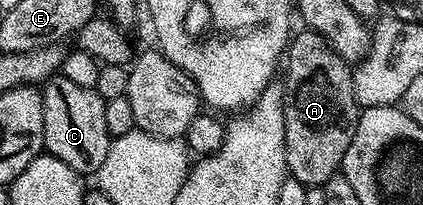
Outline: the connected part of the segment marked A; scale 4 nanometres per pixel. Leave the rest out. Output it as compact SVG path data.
M304 28L303 33L296 32L285 50L285 69L287 78L281 81L283 86L283 114L285 115L285 159L287 172L308 187L323 187L328 179L343 168L345 151L353 143L355 128L359 122L360 106L355 104L352 66L324 37L312 29Z

